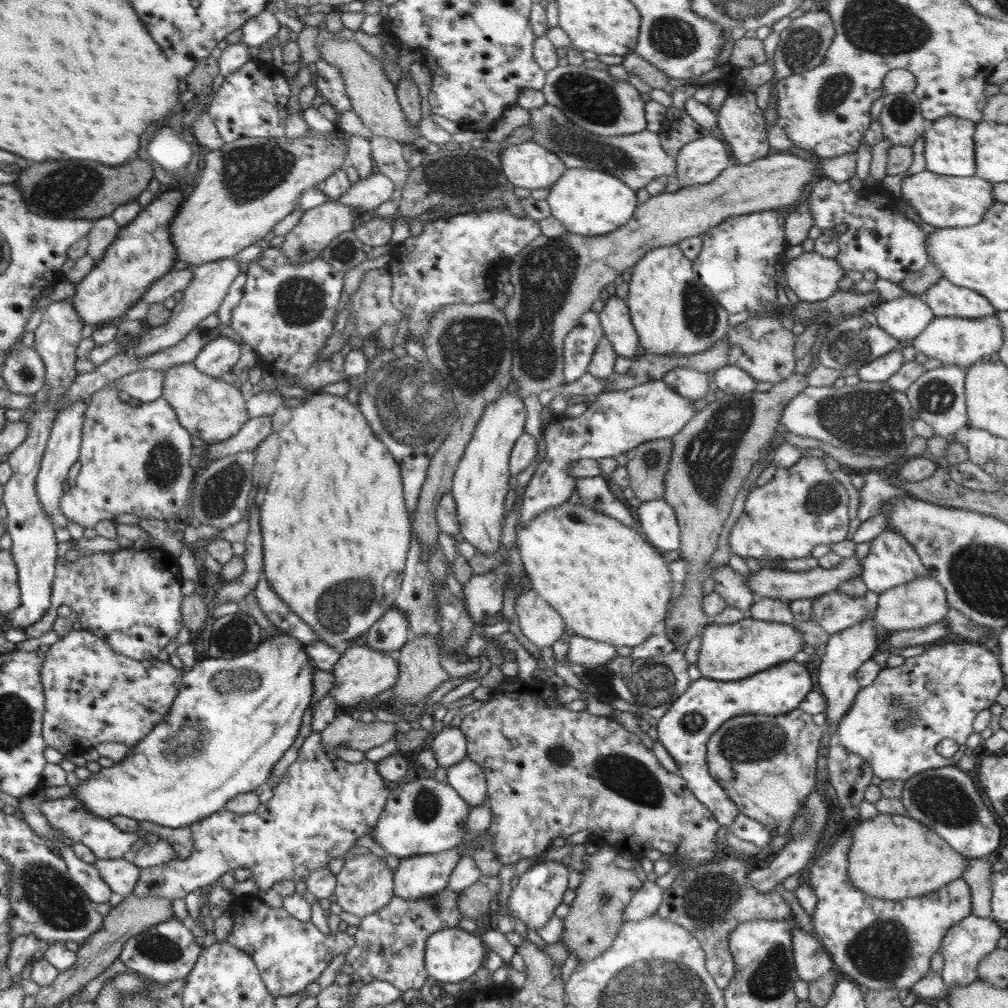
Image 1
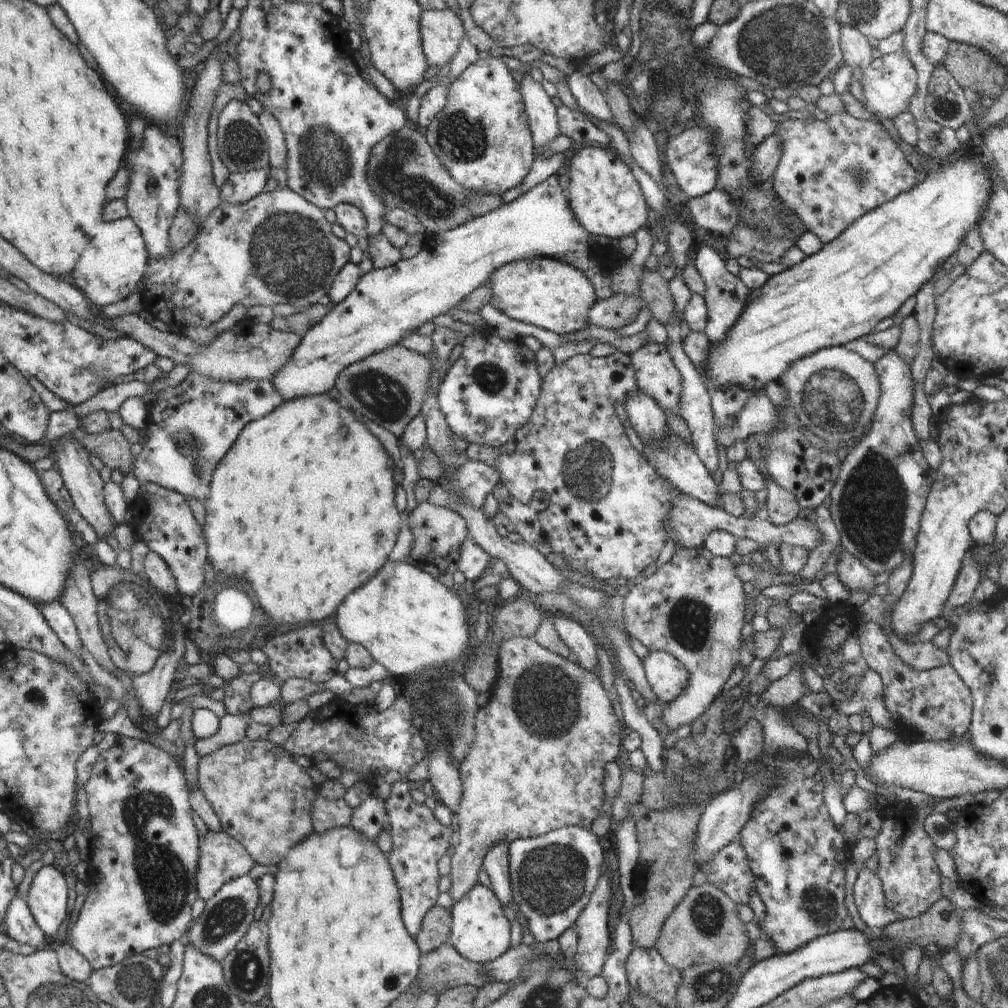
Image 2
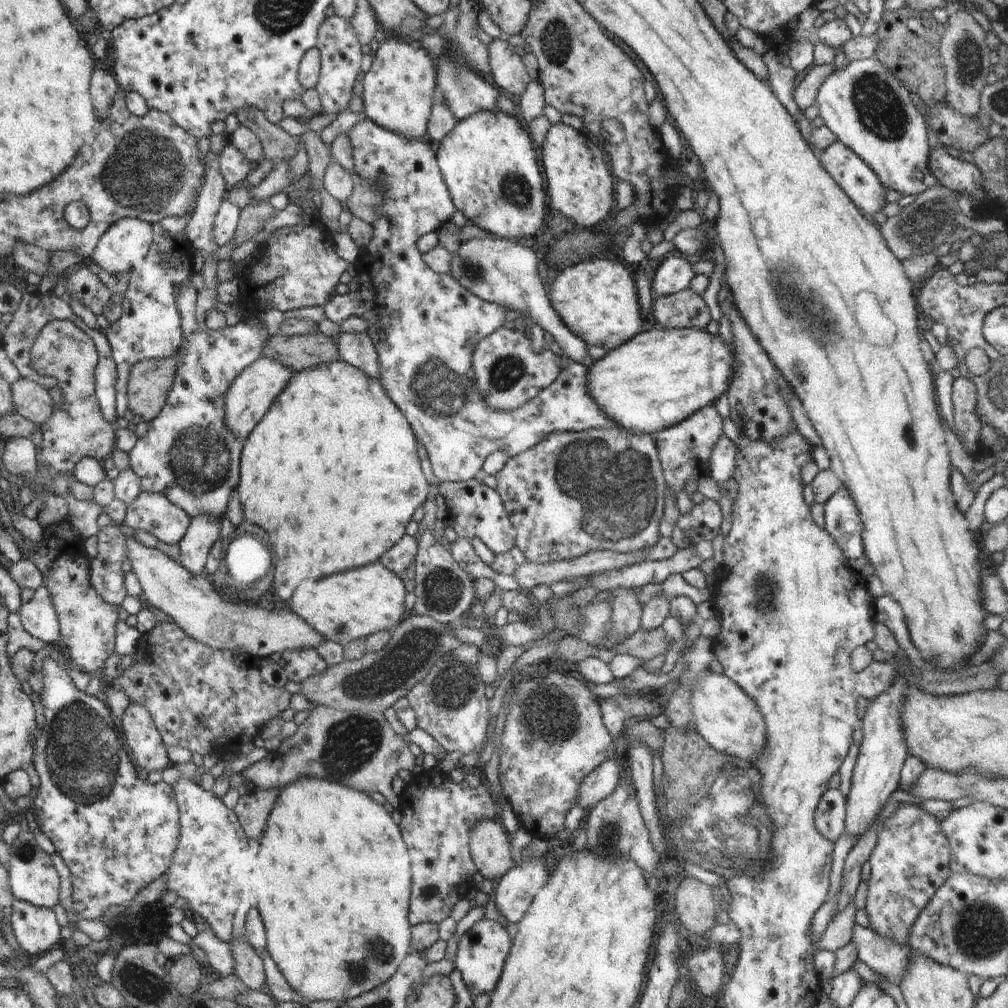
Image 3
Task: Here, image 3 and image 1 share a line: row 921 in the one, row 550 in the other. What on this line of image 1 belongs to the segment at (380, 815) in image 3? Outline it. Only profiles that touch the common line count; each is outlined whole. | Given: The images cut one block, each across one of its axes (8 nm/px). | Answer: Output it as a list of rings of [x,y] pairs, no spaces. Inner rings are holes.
[[[318,391],[309,393],[304,399],[305,402],[301,406],[293,408],[291,419],[284,423],[282,429],[277,430],[280,441],[275,472],[268,482],[268,492],[260,506],[262,554],[264,554],[263,575],[266,576],[268,584],[272,586],[278,599],[286,604],[296,617],[304,620],[304,624],[312,628],[312,632],[318,636],[318,641],[343,651],[348,642],[364,636],[378,619],[393,608],[396,596],[400,592],[406,557],[411,544],[411,522],[405,508],[403,479],[398,463],[395,462],[386,445],[372,434],[372,428],[368,426],[366,418],[357,405],[350,403],[346,397]]]

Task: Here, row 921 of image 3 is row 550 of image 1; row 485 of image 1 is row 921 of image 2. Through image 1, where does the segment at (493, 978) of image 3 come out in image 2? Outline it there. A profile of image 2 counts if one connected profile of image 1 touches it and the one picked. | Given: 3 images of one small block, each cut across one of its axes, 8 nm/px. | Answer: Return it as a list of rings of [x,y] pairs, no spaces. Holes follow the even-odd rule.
[[[476,884],[475,888],[458,899],[450,910],[453,915],[453,930],[449,943],[463,958],[486,964],[503,956],[511,948],[511,927],[492,889]]]

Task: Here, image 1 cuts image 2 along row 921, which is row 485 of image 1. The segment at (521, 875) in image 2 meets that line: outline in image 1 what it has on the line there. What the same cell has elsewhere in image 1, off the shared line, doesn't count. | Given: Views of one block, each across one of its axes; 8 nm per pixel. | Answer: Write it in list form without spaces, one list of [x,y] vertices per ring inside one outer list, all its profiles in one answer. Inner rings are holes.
[[[660,379],[624,390],[602,391],[582,415],[551,420],[544,429],[546,456],[539,462],[538,470],[524,488],[516,531],[520,531],[534,517],[569,502],[577,491],[577,479],[569,474],[574,463],[583,459],[614,458],[639,444],[654,439],[670,439],[694,415],[694,401],[676,394]]]

